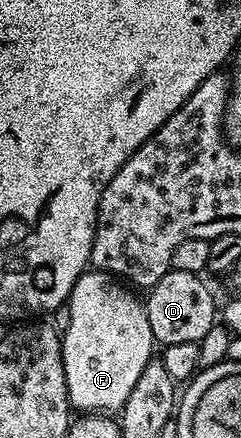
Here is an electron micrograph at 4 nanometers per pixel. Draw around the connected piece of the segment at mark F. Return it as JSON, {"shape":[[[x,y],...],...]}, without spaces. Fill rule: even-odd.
{"shape":[[[96,270],[84,272],[71,290],[67,301],[69,321],[61,349],[69,407],[78,413],[120,413],[127,398],[131,398],[135,382],[139,382],[139,374],[143,374],[143,366],[154,359],[155,341],[144,303],[128,290],[120,279]]]}

